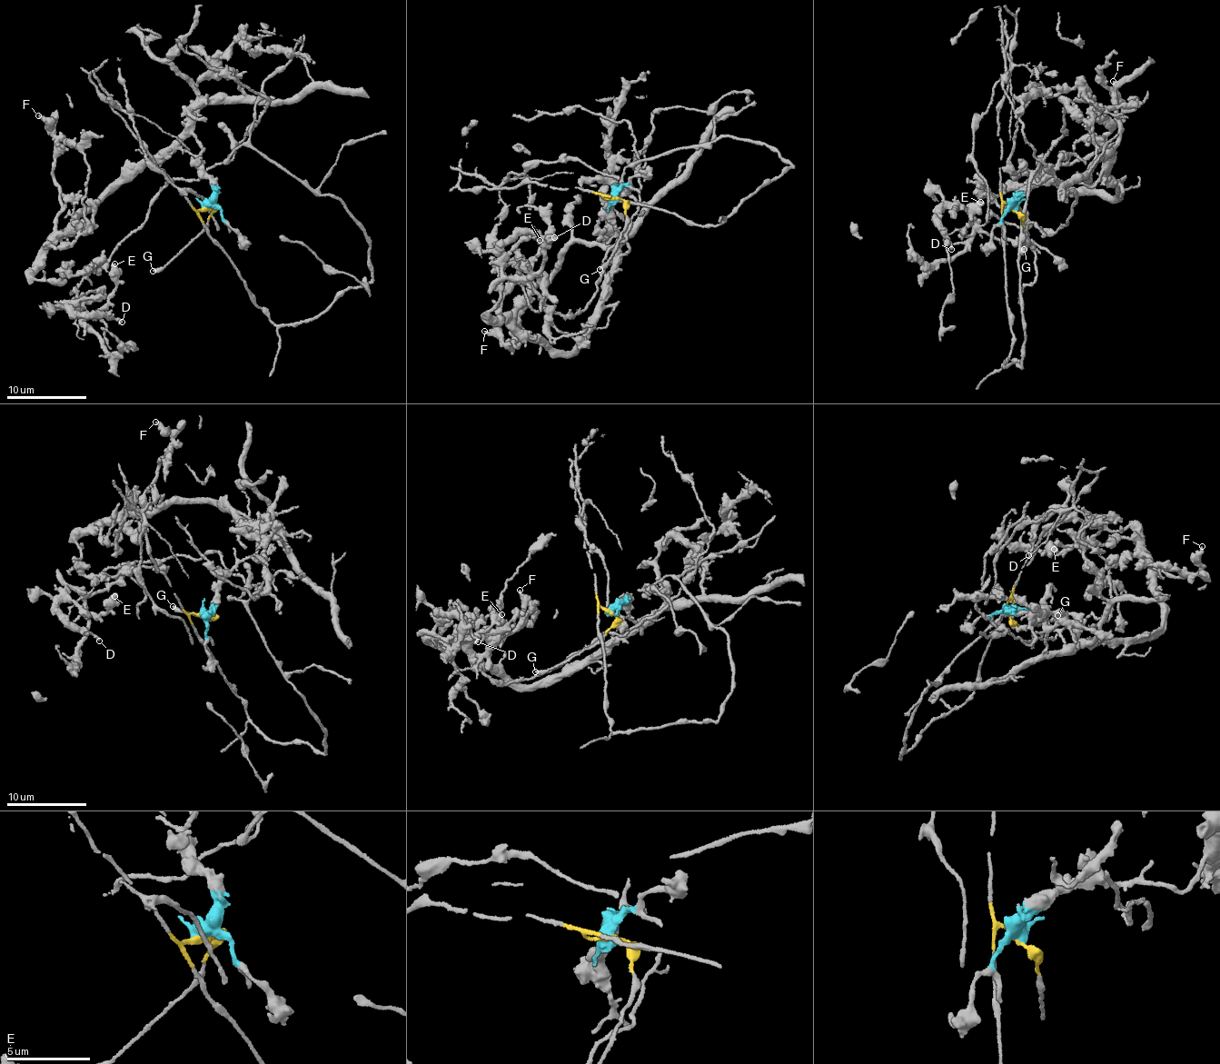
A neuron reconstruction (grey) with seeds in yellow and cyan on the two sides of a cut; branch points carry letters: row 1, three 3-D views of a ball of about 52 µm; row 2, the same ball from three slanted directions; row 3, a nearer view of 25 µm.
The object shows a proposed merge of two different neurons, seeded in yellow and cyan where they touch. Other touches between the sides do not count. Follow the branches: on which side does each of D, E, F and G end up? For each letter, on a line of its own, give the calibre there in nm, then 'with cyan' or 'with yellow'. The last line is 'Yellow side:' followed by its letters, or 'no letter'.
D: 280 nm | with cyan
E: 700 nm | with cyan
F: 320 nm | with cyan
G: 380 nm | with yellow
Yellow side: G

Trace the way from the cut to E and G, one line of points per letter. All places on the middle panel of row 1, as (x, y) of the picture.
E: (616, 198), (628, 253), (570, 350), (490, 313), (508, 265), (540, 283), (544, 306), (522, 283), (540, 240)
G: (616, 198), (619, 197), (629, 219), (600, 269)

